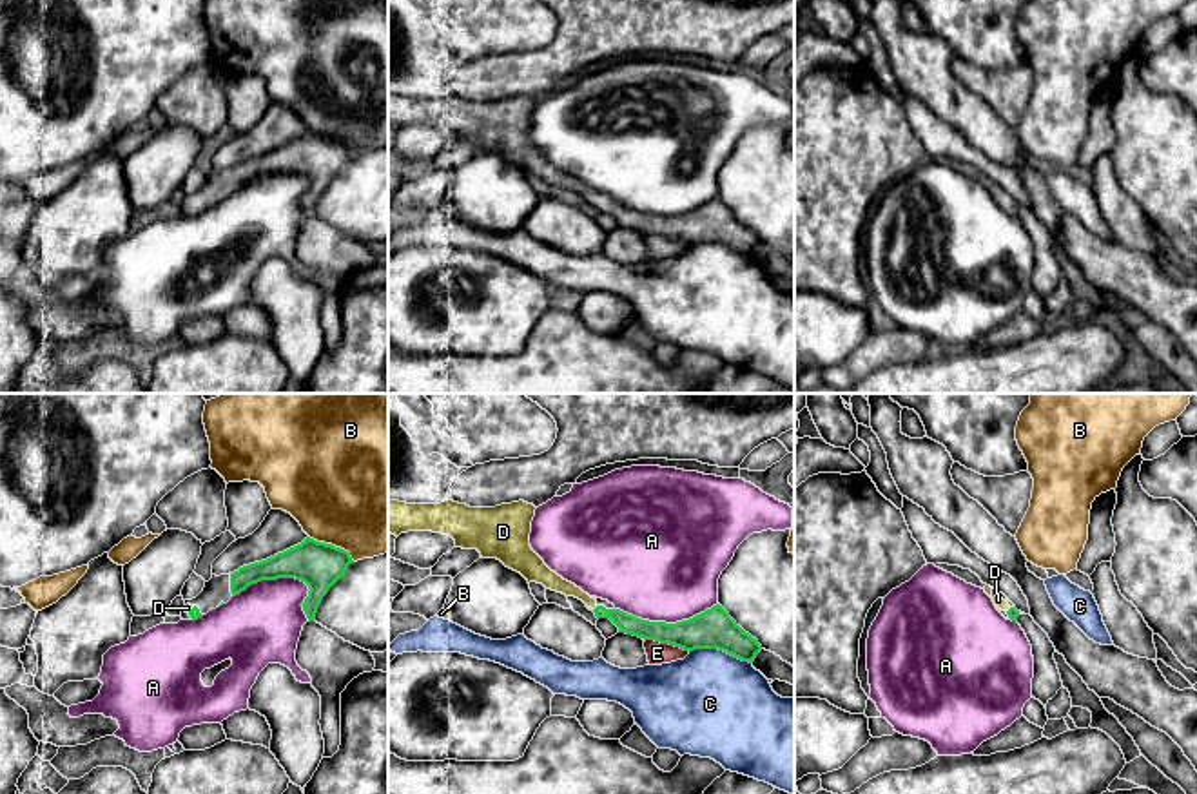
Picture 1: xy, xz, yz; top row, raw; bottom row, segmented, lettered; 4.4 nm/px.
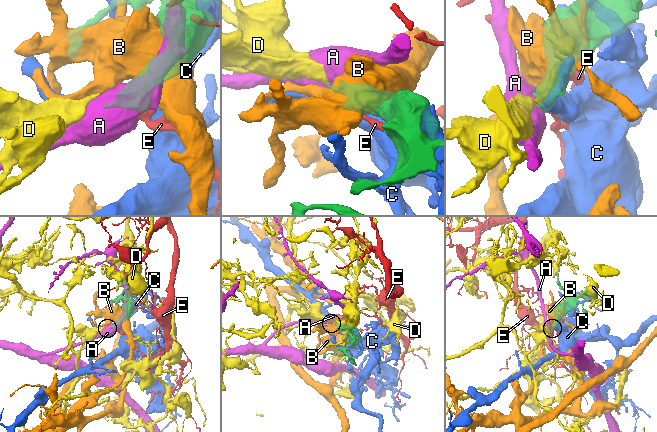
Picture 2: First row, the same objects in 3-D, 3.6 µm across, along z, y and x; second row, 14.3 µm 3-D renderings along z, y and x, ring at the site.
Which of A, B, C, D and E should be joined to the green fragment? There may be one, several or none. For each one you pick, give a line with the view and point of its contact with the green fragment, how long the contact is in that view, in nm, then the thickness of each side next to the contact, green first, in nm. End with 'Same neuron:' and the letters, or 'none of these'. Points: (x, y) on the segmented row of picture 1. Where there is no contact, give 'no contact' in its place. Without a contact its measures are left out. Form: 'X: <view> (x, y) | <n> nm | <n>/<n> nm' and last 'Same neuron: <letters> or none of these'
D: xz (595, 608) | 30 nm | 90/80 nm
Same neuron: D

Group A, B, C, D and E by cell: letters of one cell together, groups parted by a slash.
A / B / C / D / E

